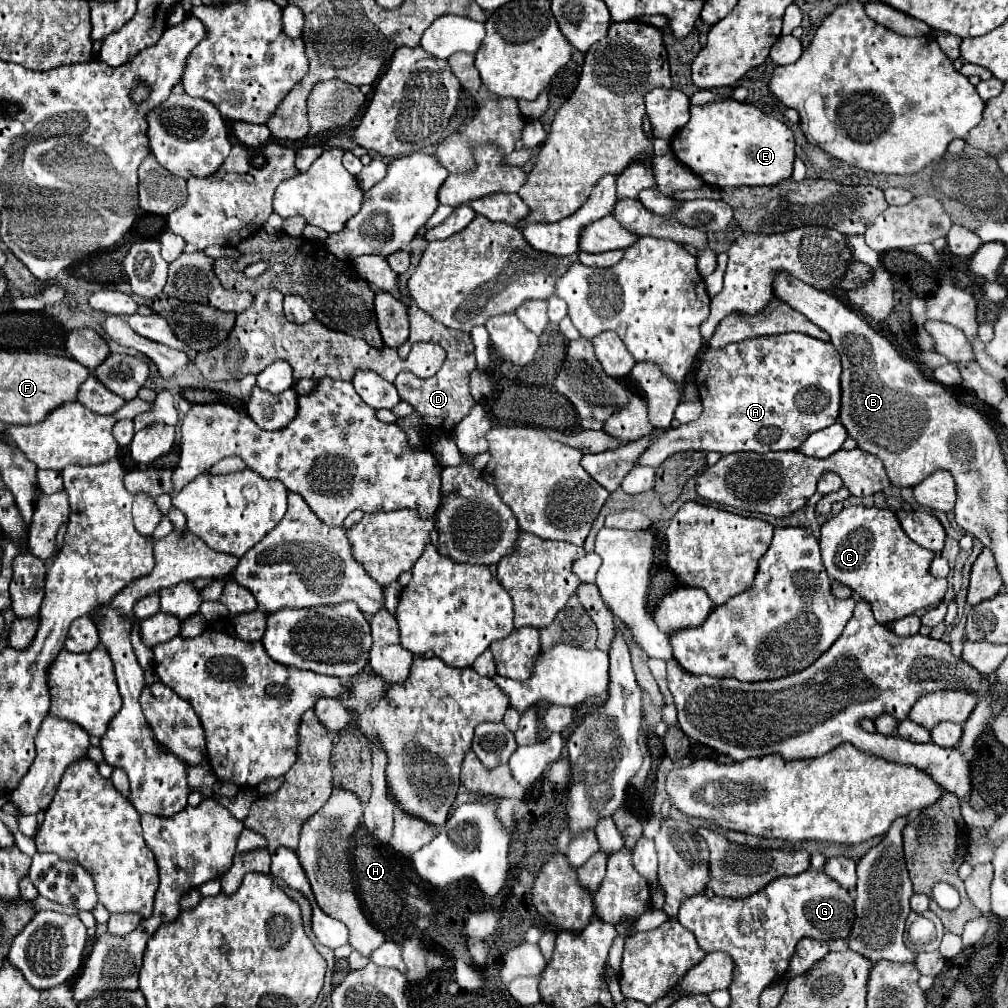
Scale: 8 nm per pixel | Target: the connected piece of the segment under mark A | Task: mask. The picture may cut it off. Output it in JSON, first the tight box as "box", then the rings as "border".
{"box":[635,332,841,468],"border":[[[789,332],[733,342],[725,348],[705,348],[695,372],[703,414],[675,430],[665,430],[641,454],[635,466],[657,468],[671,454],[697,450],[719,452],[777,452],[797,450],[809,434],[839,418],[841,358],[831,342]]]}

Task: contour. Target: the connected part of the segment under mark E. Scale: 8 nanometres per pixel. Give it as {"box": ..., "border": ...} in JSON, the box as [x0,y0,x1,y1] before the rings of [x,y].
{"box":[671,100,795,190],"border":[[[715,100],[703,106],[691,106],[691,118],[681,128],[681,132],[671,140],[671,152],[675,158],[687,166],[695,176],[699,176],[707,186],[723,190],[723,188],[739,188],[739,186],[775,186],[793,174],[795,162],[795,140],[789,126],[753,104],[737,102],[737,100]]]}

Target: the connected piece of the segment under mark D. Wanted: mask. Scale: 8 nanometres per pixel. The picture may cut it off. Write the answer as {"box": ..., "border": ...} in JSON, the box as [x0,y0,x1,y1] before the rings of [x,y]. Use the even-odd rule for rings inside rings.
{"box":[395,304,475,446],"border":[[[417,304],[409,306],[409,320],[411,320],[409,340],[397,348],[401,358],[407,358],[413,342],[421,342],[421,340],[435,342],[447,352],[447,358],[435,376],[423,380],[423,378],[417,378],[413,372],[401,372],[395,380],[395,388],[401,396],[401,400],[415,406],[415,414],[399,418],[397,424],[403,426],[403,430],[407,430],[411,444],[427,446],[429,442],[433,442],[435,436],[445,434],[445,432],[451,434],[451,430],[457,426],[457,422],[461,422],[461,418],[467,416],[469,410],[475,406],[475,400],[471,398],[471,392],[469,392],[469,374],[475,370],[475,354],[473,354],[475,346],[473,346],[471,334],[457,332],[457,330],[443,326],[431,314],[423,312]]]}

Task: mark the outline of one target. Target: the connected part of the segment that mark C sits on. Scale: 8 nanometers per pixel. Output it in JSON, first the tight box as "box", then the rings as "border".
{"box":[819,506,947,624],"border":[[[849,506],[821,526],[819,544],[821,544],[823,566],[829,574],[829,578],[849,586],[865,602],[869,602],[871,610],[875,614],[875,620],[881,624],[905,618],[919,610],[933,608],[935,604],[939,604],[943,600],[943,596],[947,592],[947,580],[933,578],[929,574],[929,564],[935,558],[935,554],[931,554],[931,550],[923,550],[919,544],[915,544],[911,538],[907,538],[907,534],[903,532],[903,528],[897,520],[897,514],[891,510]]]}

